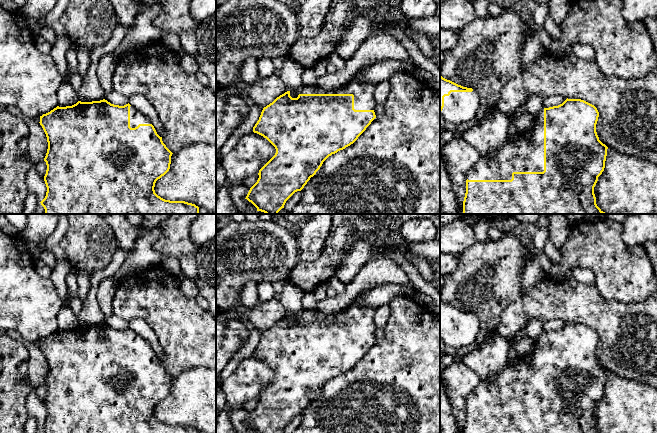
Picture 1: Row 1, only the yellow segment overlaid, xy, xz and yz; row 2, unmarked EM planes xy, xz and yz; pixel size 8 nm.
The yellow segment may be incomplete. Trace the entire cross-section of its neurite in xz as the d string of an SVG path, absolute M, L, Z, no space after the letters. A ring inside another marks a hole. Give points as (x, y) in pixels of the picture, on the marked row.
M372 61L369 65L363 67L349 83L336 89L302 85L296 91L285 92L263 108L259 120L253 127L253 132L266 138L275 147L276 153L259 170L259 178L245 198L257 208L257 211L265 214L278 214L284 208L286 201L295 192L304 188L329 156L353 144L376 118L374 112L376 85L360 81L360 75L373 63Z

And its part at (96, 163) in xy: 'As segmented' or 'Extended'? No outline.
Extended

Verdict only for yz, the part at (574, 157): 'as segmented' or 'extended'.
extended

